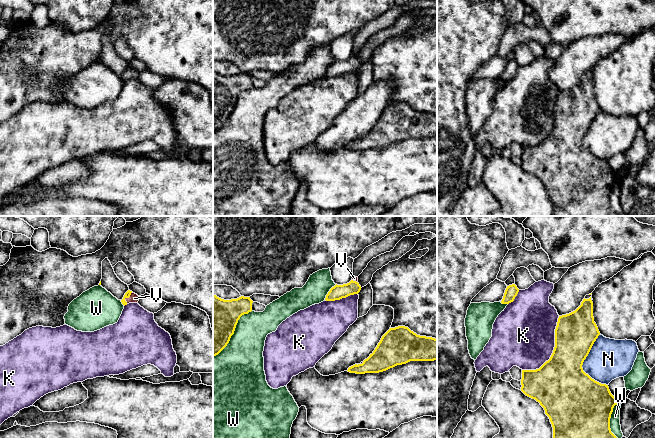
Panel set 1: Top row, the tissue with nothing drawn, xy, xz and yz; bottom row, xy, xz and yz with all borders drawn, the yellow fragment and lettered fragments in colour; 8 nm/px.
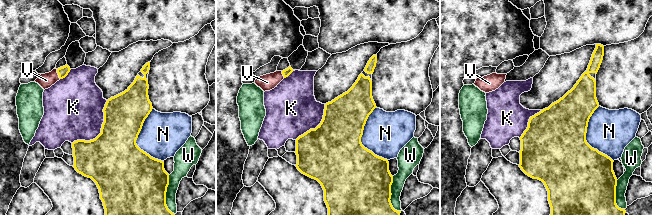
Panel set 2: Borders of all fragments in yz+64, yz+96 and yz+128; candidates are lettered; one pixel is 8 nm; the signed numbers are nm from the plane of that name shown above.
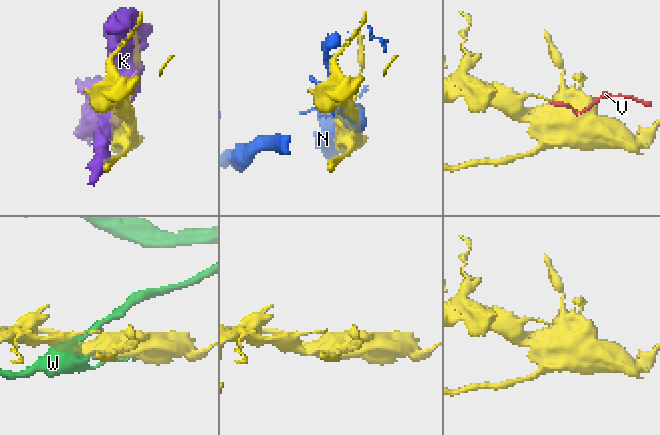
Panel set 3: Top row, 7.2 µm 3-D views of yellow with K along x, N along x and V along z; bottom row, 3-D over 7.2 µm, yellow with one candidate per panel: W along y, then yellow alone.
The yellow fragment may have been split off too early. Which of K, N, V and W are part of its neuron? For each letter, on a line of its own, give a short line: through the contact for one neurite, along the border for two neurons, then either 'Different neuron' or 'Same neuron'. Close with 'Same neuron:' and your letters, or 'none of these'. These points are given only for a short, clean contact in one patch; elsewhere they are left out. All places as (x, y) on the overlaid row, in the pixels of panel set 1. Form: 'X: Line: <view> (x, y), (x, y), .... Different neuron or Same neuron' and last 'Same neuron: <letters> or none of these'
K: Different neuron
N: Different neuron
V: Line: xy (128, 293), (127, 297), (134, 298). Same neuron
W: Different neuron
Same neuron: V

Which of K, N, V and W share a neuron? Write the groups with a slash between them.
K / N / V / W

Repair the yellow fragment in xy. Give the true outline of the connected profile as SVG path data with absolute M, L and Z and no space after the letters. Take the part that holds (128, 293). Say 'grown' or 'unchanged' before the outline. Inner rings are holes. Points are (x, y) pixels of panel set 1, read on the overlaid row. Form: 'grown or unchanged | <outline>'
grown | M128 290L123 299L121 300L122 304L125 306L129 303L138 303L139 301L139 296L132 291Z

